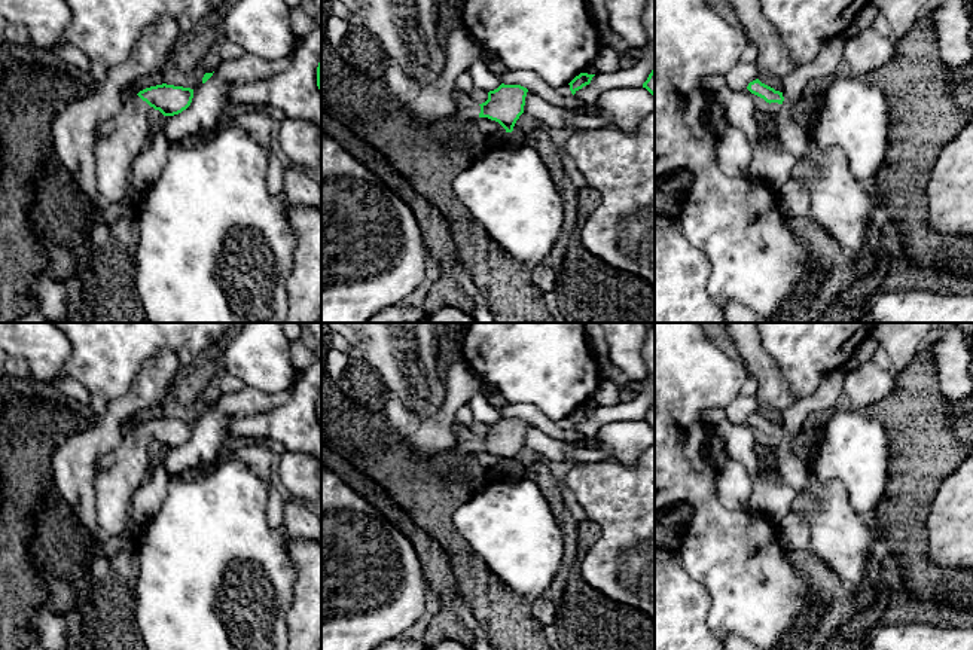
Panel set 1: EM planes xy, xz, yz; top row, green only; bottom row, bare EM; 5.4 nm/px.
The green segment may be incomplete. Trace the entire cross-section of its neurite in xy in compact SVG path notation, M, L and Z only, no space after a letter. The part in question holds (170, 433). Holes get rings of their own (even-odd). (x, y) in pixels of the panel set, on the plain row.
M167 416L123 430L118 446L98 463L95 519L103 537L118 535L134 527L131 495L149 477L149 443L153 440L164 449L174 449L186 443L192 431L193 422Z

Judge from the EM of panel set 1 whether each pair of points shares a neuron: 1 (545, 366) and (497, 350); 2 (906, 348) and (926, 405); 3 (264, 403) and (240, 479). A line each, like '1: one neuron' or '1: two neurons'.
1: one neuron
2: two neurons
3: two neurons

